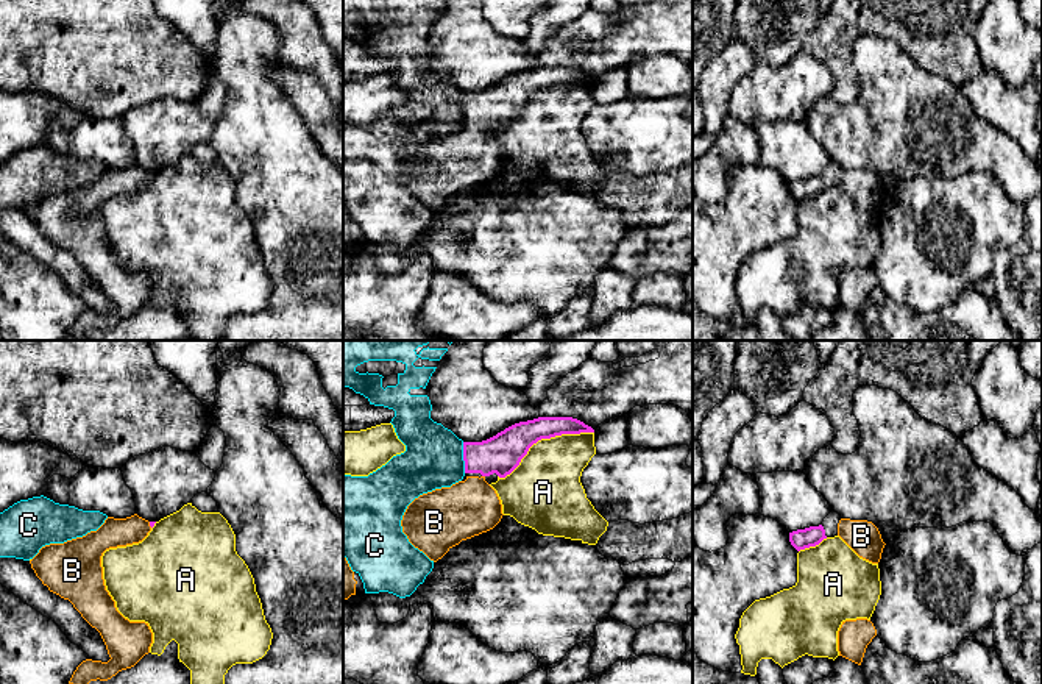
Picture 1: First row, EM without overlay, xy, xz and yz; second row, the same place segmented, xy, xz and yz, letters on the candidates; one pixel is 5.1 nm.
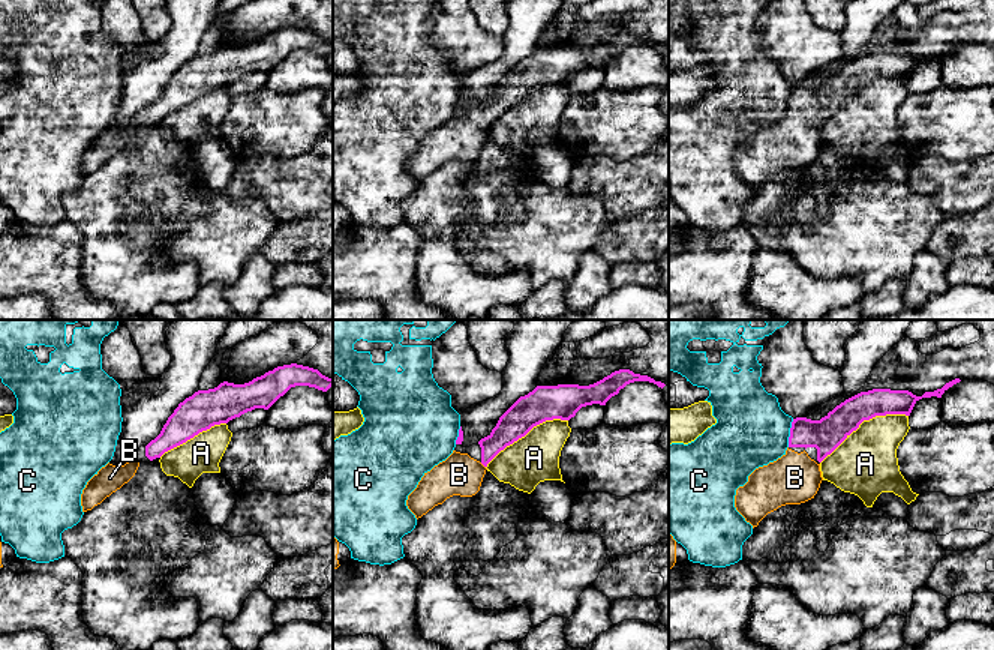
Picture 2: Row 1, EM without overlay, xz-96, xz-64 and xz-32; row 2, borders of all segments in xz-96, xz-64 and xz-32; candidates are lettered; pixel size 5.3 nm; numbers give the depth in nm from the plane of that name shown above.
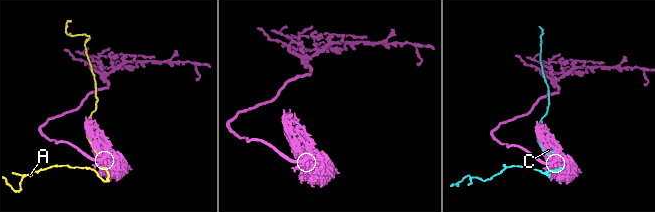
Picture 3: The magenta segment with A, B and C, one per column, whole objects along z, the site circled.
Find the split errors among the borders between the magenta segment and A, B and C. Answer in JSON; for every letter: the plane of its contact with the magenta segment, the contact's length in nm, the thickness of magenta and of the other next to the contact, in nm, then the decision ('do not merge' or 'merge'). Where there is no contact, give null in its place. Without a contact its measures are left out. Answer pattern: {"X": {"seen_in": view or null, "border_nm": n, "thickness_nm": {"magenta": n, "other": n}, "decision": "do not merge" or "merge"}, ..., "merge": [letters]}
{"A": {"seen_in": "xz", "border_nm": 550, "thickness_nm": {"magenta": 200, "other": 360}, "decision": "do not merge"}, "B": {"seen_in": "xy", "border_nm": 40, "thickness_nm": {"magenta": 30, "other": 150}, "decision": "merge"}, "C": {"seen_in": "xz", "border_nm": 160, "thickness_nm": {"magenta": 200, "other": 300}, "decision": "do not merge"}, "merge": ["B"]}

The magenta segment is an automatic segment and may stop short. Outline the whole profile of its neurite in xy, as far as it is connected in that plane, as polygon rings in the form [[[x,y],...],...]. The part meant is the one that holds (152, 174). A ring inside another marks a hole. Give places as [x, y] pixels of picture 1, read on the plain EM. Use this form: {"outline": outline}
{"outline": [[[137,164],[126,169],[108,167],[97,181],[64,194],[45,195],[30,211],[42,234],[69,250],[100,283],[111,308],[108,312],[83,311],[69,334],[87,337],[90,331],[108,331],[150,303],[153,283],[148,273],[129,272],[117,261],[105,236],[101,206],[109,198],[142,192],[154,173]]]}

